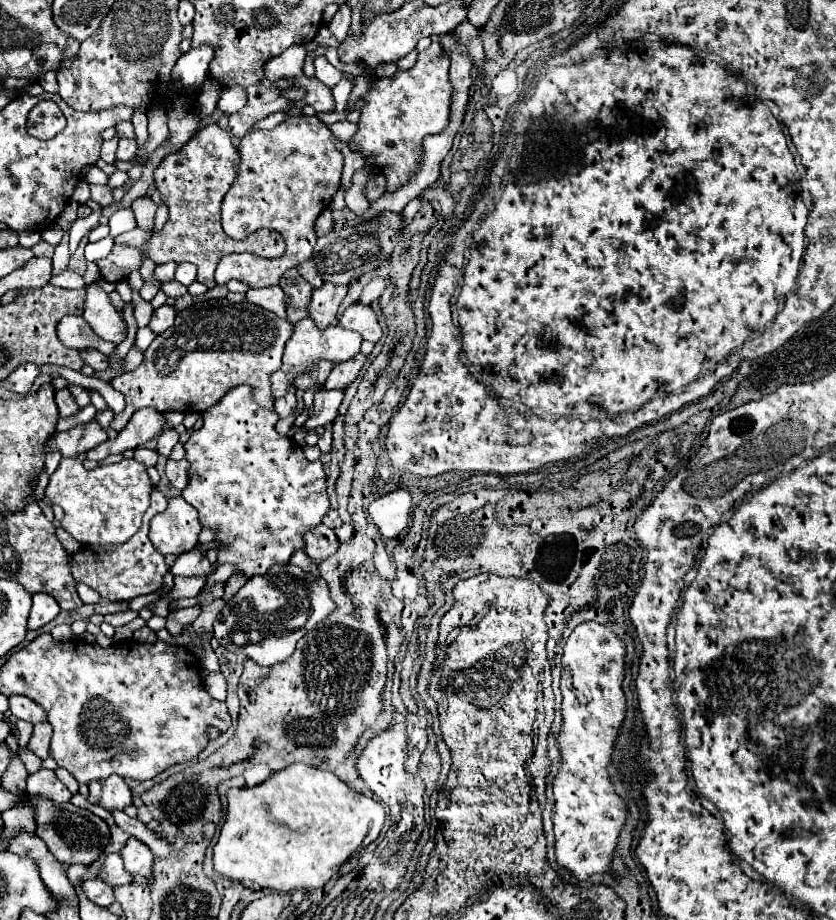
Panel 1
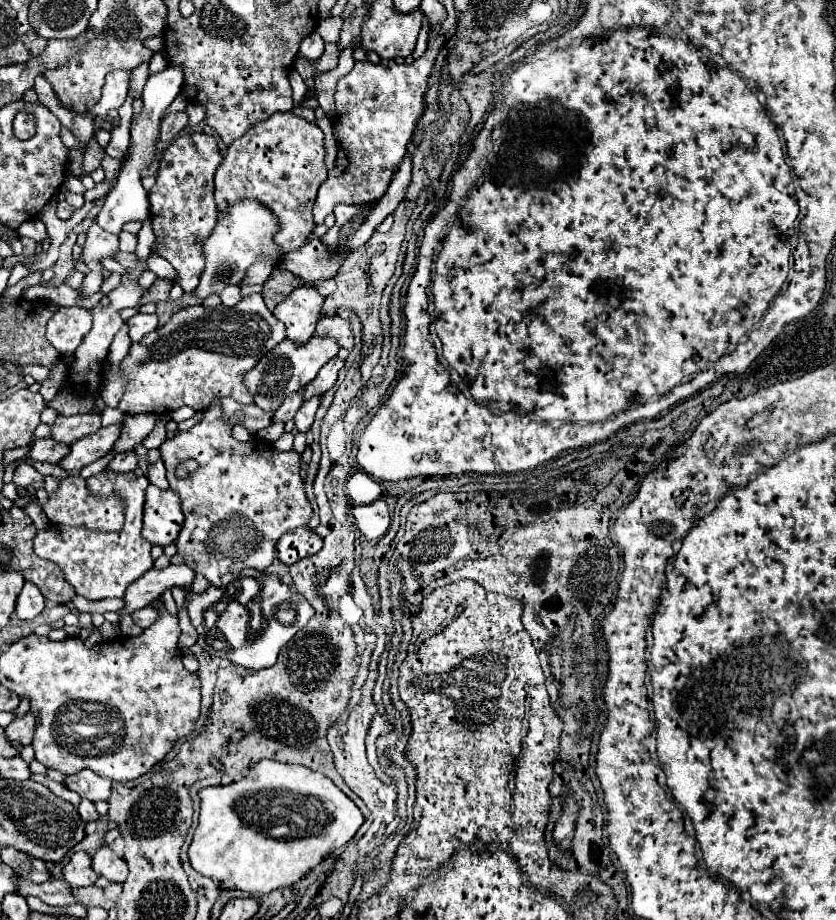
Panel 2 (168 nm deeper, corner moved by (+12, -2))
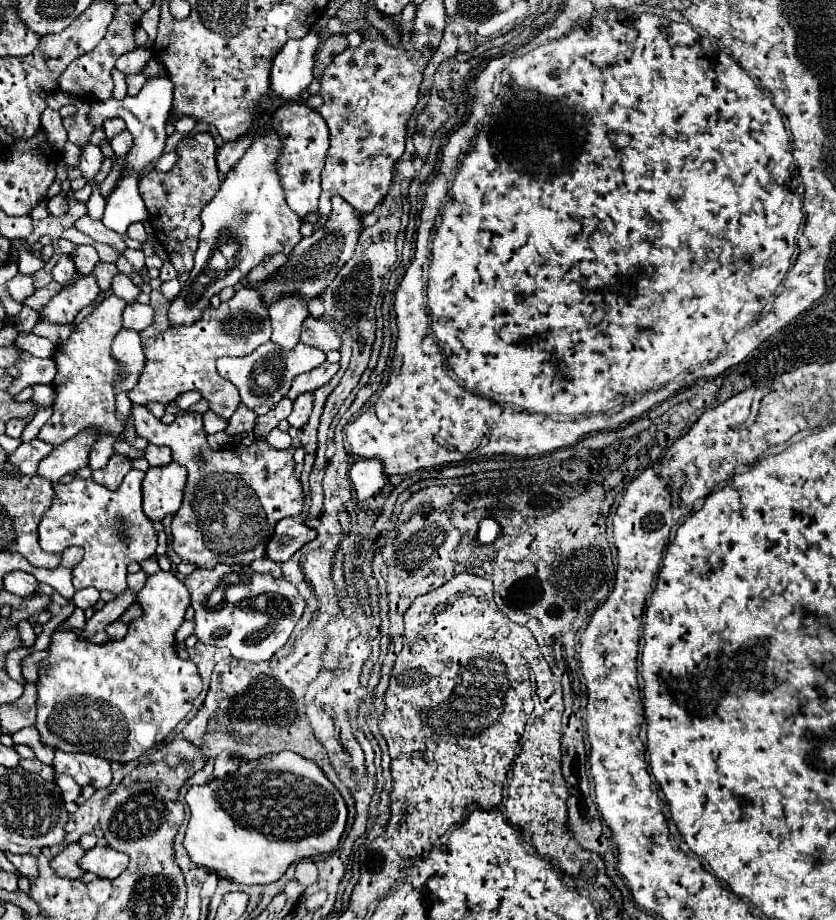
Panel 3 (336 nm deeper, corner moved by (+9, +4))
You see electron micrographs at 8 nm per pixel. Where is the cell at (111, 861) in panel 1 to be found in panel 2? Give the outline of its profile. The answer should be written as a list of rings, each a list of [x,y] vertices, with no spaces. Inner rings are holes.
[[[73,853],[69,863],[63,867],[63,879],[71,887],[93,885],[99,875],[91,869],[91,857],[87,853]]]

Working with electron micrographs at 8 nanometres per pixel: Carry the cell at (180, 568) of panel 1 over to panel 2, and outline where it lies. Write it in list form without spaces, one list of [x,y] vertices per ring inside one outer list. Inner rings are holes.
[[[169,565],[165,569],[151,569],[143,577],[129,585],[123,595],[123,609],[117,611],[119,617],[131,615],[137,609],[147,607],[155,597],[159,597],[167,587],[189,587],[193,583],[195,571],[187,569],[187,565]]]

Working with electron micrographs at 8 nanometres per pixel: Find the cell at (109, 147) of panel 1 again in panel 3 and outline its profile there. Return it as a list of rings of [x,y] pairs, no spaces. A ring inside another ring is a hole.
[[[106,119],[104,123],[104,131],[106,131],[106,137],[108,139],[114,139],[118,133],[122,133],[126,129],[124,125],[124,119]]]

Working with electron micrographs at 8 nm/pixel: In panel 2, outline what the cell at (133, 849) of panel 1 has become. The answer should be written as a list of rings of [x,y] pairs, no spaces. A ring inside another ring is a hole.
[[[99,847],[95,851],[91,867],[95,873],[109,879],[111,883],[123,883],[127,879],[127,863],[117,857],[109,847]]]

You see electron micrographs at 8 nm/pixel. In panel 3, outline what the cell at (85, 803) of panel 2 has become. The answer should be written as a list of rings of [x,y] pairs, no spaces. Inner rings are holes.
[[[56,775],[56,785],[62,789],[62,797],[68,803],[76,803],[78,797],[82,795],[78,783],[74,783],[74,779],[70,779],[68,775]]]

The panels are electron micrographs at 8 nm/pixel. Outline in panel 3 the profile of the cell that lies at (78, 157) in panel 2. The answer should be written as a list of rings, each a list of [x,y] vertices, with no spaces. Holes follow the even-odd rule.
[[[76,103],[76,113],[62,119],[62,123],[64,123],[66,131],[68,131],[68,141],[78,145],[80,149],[90,143],[90,135],[94,133],[94,127],[90,123],[88,113],[90,113],[90,105]]]

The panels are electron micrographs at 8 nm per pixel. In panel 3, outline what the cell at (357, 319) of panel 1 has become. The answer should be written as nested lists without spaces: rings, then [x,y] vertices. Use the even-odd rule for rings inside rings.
[[[308,317],[304,323],[304,331],[300,335],[302,343],[310,343],[322,351],[330,351],[330,349],[340,349],[342,347],[342,339],[336,333],[334,327],[330,327],[330,323],[326,323],[324,319],[318,317]]]

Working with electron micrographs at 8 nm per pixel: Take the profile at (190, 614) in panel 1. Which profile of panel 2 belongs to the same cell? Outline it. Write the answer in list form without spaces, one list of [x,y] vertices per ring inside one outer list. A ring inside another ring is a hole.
[[[149,605],[149,607],[143,607],[143,609],[135,611],[131,617],[133,617],[135,625],[139,625],[141,629],[145,629],[145,627],[151,627],[151,625],[155,623],[155,617],[157,617],[157,613],[155,613],[155,609]]]

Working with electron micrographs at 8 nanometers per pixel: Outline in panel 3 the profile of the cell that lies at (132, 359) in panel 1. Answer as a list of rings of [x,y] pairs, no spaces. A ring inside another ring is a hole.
[[[128,303],[124,309],[124,329],[144,331],[154,321],[154,309],[142,303]]]

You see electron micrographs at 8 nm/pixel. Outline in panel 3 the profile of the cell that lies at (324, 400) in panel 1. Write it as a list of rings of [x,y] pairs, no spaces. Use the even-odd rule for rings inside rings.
[[[304,393],[300,395],[296,401],[294,401],[294,409],[288,417],[288,423],[296,429],[302,429],[312,413],[312,407],[314,407],[314,393]]]

